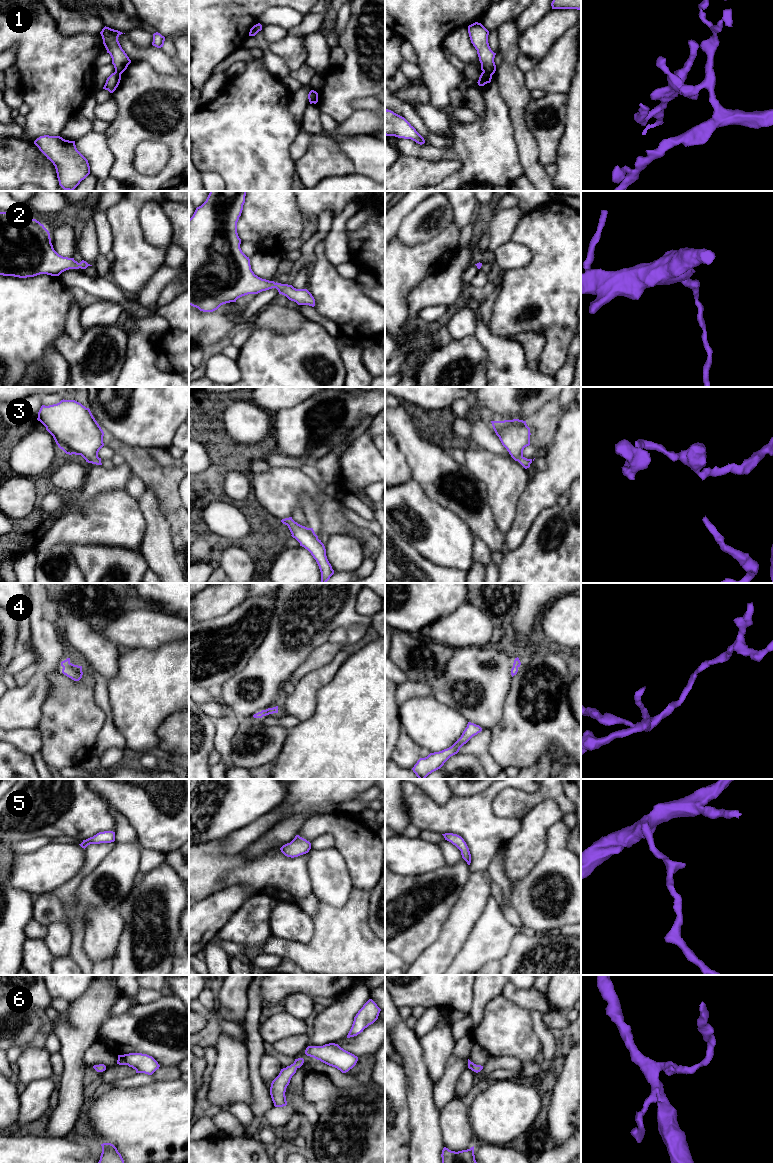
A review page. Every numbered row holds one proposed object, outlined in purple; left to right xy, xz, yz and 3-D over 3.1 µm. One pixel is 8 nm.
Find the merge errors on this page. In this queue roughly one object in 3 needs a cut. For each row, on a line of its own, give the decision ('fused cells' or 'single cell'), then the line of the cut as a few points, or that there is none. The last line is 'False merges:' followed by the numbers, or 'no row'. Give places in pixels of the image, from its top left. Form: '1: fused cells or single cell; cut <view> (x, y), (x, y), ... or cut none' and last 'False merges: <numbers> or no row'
1: fused cells; cut yz (483, 71), (492, 74)
2: single cell; cut none
3: single cell; cut none
4: single cell; cut none
5: single cell; cut none
6: single cell; cut none
False merges: 1

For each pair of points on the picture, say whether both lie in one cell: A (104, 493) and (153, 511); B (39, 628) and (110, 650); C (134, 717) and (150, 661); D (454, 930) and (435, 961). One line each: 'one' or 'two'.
A: two
B: two
C: one
D: one

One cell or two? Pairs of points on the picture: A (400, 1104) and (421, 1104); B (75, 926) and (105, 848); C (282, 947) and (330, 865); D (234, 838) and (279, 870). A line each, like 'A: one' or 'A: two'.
A: two
B: one
C: two
D: two

